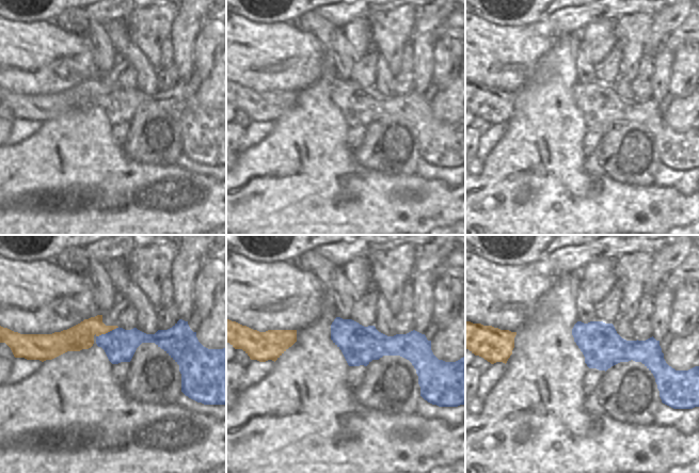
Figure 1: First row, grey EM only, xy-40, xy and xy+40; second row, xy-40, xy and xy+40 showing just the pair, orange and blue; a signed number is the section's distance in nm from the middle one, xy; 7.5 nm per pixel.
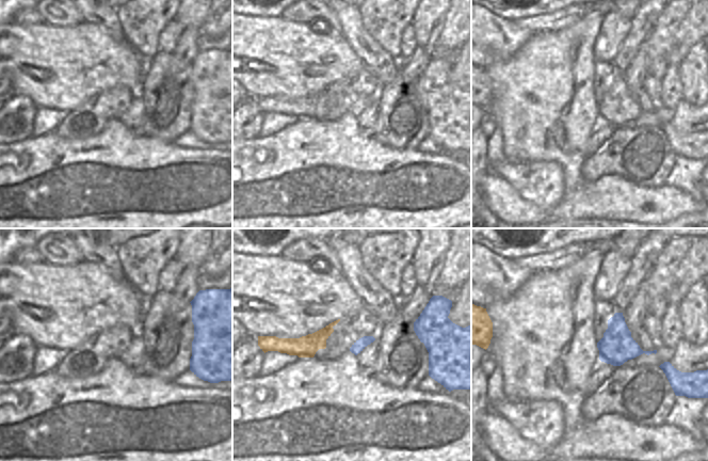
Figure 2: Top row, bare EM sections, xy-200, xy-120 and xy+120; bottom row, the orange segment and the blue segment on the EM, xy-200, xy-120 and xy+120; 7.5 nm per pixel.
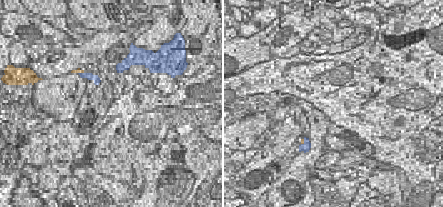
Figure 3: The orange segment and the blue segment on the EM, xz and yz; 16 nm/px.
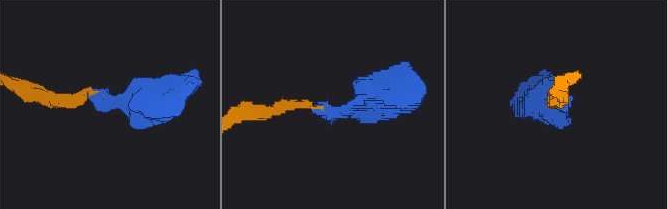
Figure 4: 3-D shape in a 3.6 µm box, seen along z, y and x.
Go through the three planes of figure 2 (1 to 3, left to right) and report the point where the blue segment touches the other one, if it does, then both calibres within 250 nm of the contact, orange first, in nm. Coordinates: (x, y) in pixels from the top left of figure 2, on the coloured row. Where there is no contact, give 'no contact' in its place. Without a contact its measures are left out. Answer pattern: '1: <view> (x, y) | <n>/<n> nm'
1: no contact
2: no contact
3: no contact

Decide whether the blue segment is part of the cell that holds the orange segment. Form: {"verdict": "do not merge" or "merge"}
{"verdict": "merge"}

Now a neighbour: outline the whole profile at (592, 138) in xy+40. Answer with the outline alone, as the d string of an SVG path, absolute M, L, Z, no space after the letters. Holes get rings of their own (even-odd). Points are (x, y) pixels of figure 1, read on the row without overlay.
M589 129L583 139L583 152L586 157L593 154L600 142L602 141L605 131Z

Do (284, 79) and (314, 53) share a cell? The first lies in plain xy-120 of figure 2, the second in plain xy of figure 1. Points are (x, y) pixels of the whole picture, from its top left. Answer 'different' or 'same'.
same

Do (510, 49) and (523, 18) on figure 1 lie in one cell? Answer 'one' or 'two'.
two

